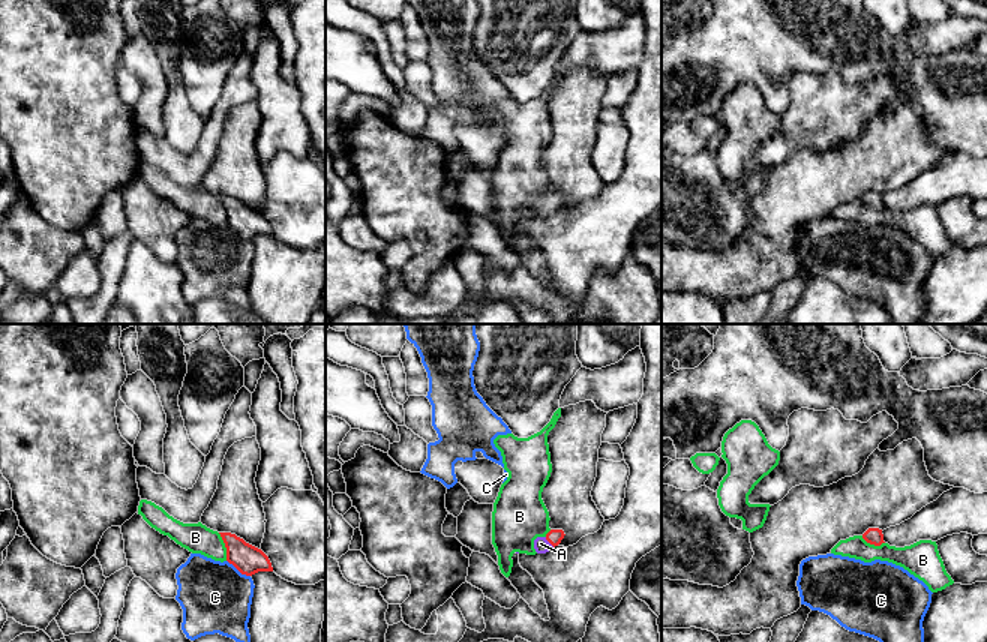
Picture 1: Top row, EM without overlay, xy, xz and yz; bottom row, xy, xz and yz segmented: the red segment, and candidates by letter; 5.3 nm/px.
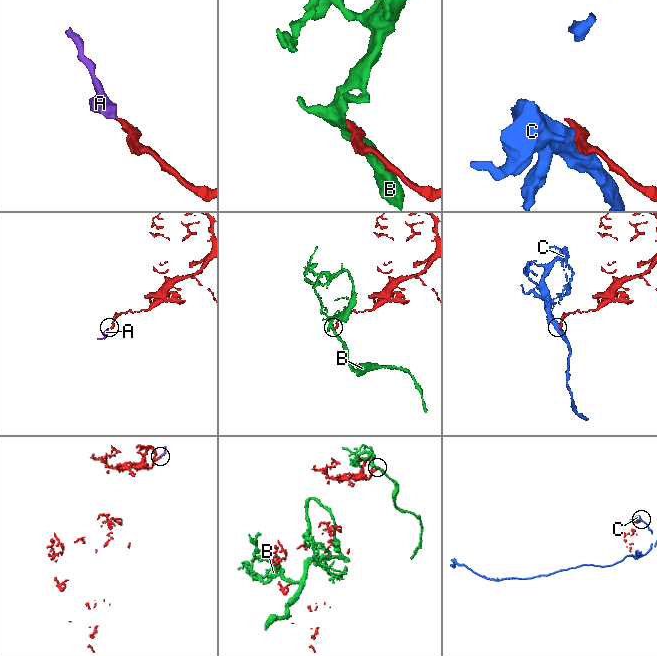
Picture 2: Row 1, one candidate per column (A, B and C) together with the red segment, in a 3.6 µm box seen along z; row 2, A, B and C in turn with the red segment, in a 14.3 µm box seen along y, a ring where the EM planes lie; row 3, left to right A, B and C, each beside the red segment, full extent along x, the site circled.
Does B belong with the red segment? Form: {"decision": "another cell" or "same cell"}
{"decision": "another cell"}

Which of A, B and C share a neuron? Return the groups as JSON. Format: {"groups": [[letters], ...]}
{"groups": [["A"], ["B"], ["C"]]}

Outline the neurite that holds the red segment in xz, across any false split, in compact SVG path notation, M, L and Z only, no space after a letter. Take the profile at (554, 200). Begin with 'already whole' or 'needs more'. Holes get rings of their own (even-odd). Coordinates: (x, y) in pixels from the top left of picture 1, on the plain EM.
needs more; M550 194L544 201L537 201L534 204L534 213L537 218L546 218L552 212L558 210L561 204L564 202L562 194Z

